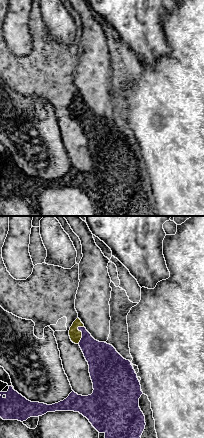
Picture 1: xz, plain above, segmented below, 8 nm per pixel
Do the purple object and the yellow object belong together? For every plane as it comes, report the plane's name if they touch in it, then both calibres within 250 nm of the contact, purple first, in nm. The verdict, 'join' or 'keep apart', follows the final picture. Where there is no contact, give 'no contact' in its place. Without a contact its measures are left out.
meets purple in xz; 240 nm thick on the purple side, 100 nm on the other

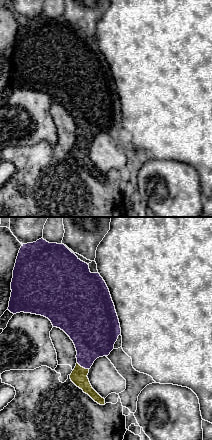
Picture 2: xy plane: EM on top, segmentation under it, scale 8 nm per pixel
meets purple in xy; 320 nm thick on the purple side, 130 nm on the other

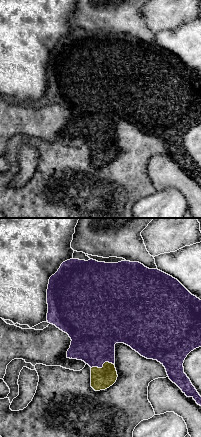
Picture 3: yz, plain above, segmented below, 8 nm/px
meets purple in yz; 360 nm thick on the purple side, 180 nm on the other

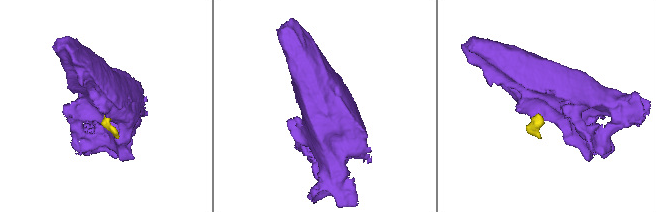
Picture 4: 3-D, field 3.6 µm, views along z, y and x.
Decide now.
join

